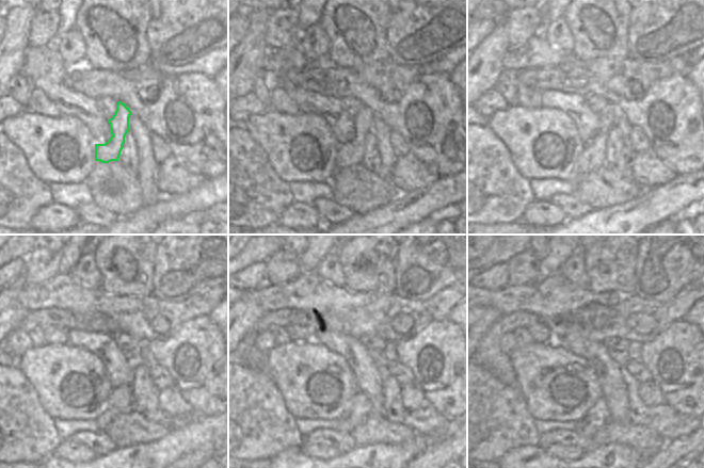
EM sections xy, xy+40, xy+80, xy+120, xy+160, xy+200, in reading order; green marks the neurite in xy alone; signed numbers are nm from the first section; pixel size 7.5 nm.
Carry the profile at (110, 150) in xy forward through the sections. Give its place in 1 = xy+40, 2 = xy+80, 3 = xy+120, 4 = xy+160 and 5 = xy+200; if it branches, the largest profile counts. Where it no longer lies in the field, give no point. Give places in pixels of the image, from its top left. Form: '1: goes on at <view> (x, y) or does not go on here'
1: goes on at xy+40 (352, 152)
2: goes on at xy+80 (592, 157)
3: goes on at xy+120 (121, 399)
4: goes on at xy+160 (360, 407)
5: goes on at xy+200 (598, 415)

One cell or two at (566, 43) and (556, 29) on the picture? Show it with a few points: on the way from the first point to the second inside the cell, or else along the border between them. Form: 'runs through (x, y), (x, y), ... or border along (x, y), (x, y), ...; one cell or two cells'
runs through (563, 39), (557, 32); one cell

